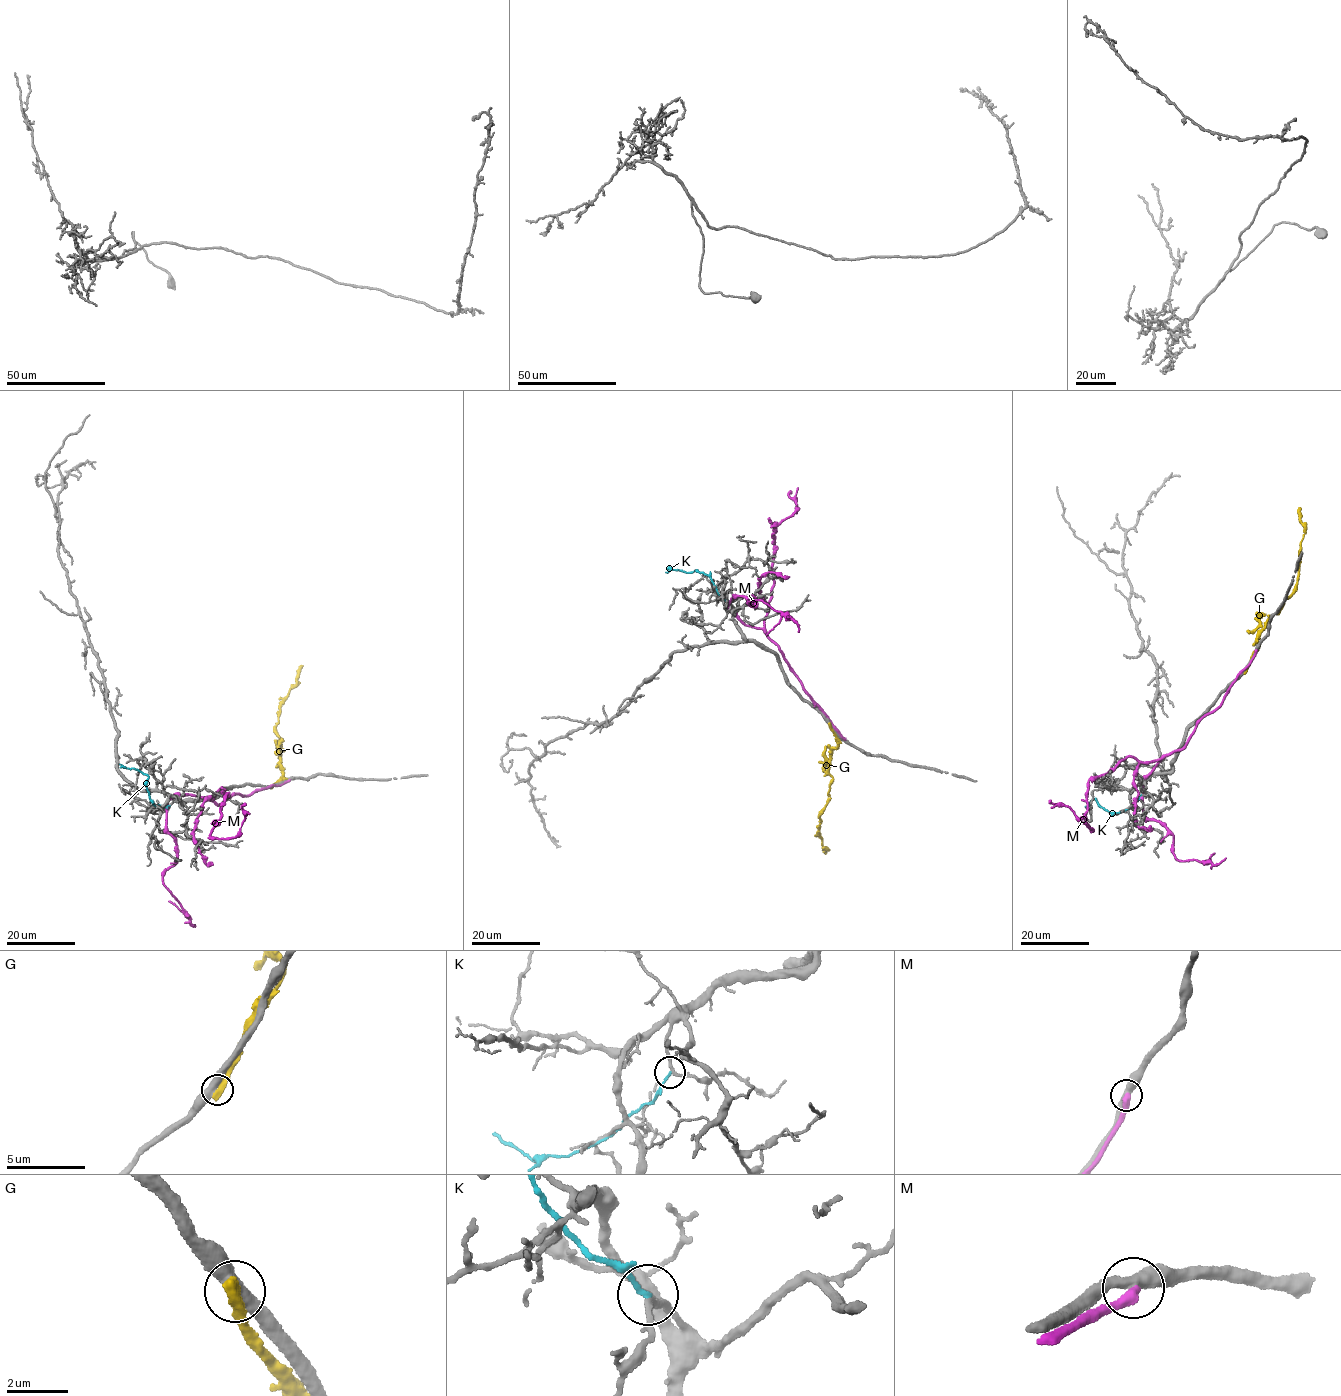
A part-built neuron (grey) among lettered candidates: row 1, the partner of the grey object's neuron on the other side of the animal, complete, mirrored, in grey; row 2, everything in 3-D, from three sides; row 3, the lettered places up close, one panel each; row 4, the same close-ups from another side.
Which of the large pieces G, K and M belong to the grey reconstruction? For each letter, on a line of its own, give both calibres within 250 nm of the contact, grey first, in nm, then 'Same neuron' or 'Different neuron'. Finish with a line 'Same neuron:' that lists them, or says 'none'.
G: Thickness 440 nm (grey) against 460 nm. Different neuron
K: Thickness 180 nm (grey) against 150 nm. Different neuron
M: Thickness 400 nm (grey) against 380 nm. Different neuron
Same neuron: none

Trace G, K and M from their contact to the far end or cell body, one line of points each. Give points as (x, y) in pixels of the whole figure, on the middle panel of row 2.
G: (830, 724), (837, 745), (830, 754), (828, 770), (832, 779), (816, 833), (826, 847), (826, 853)
K: (730, 604), (723, 600), (708, 575), (696, 570), (688, 572), (671, 569), (666, 572)
M: (845, 739), (808, 696), (765, 628), (774, 579), (772, 525), (796, 509), (791, 492)

